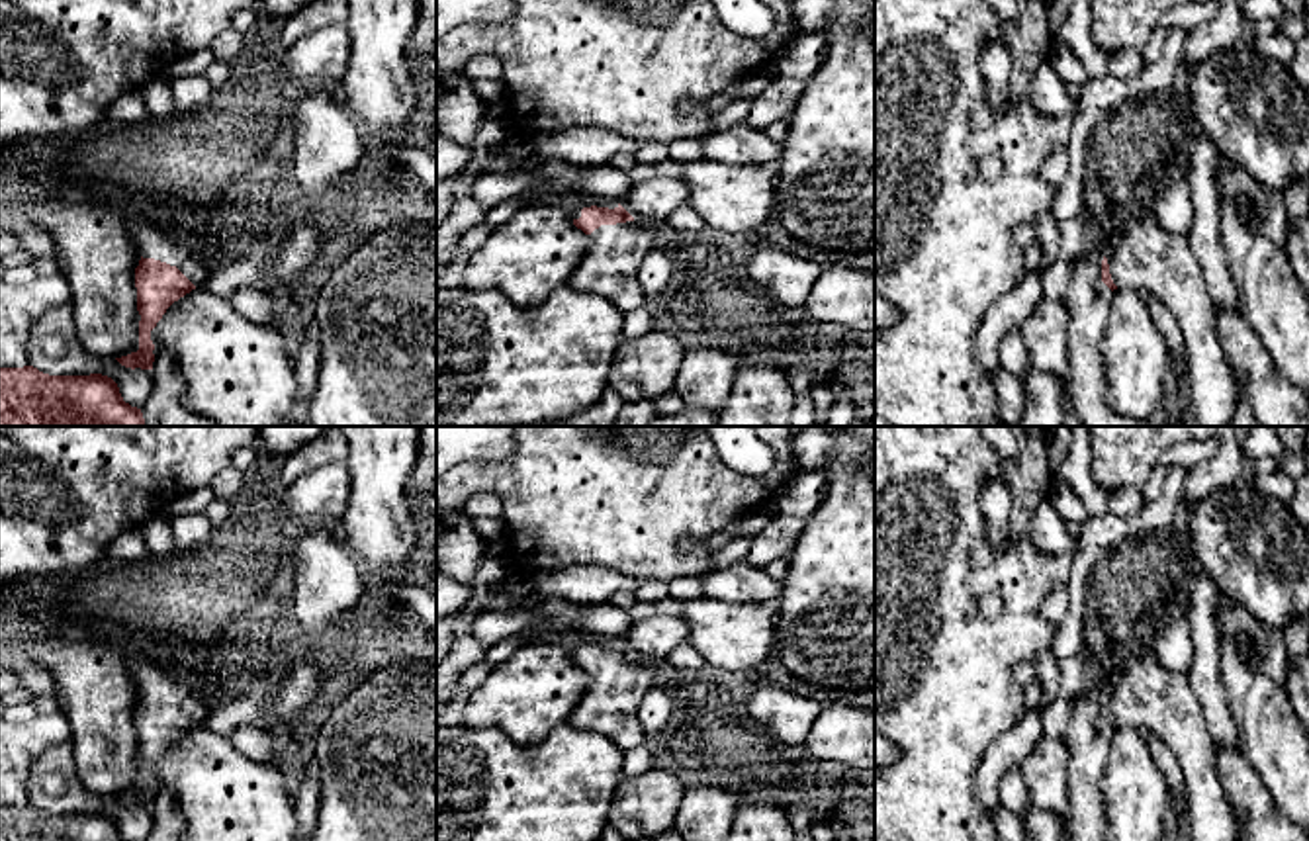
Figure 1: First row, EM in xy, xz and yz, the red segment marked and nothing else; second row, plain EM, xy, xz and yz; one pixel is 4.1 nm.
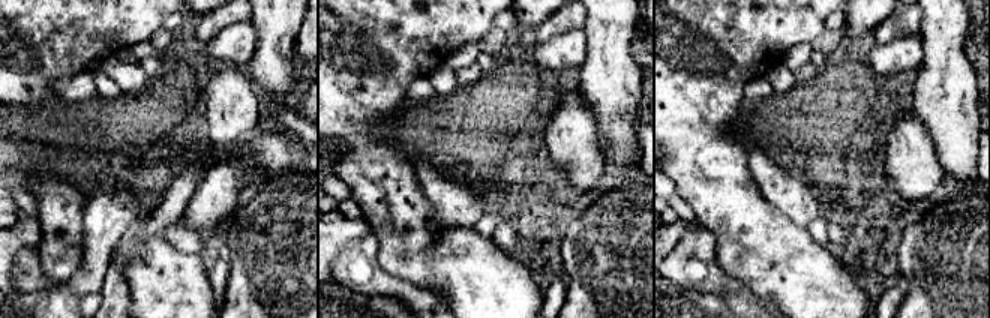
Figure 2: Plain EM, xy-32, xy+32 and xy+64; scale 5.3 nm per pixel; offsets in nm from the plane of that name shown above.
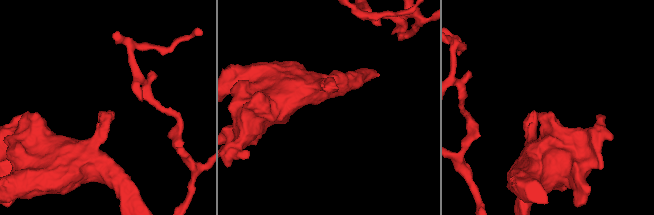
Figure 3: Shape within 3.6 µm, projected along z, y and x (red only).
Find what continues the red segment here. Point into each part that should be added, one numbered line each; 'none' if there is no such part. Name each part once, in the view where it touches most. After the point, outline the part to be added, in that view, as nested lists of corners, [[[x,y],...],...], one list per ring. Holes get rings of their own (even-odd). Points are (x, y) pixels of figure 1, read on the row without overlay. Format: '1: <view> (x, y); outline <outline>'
1: xy (196, 701); outline [[[137,657],[133,681],[143,696],[176,704],[196,726],[203,724],[217,706],[209,686],[200,685],[186,671],[157,667],[145,657]]]

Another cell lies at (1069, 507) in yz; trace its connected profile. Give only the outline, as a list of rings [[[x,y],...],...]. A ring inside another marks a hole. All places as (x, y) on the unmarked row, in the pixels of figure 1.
[[[1053,479],[1049,489],[1049,501],[1053,503],[1059,516],[1066,524],[1082,526],[1090,516],[1082,501],[1074,495],[1074,491],[1062,479]]]

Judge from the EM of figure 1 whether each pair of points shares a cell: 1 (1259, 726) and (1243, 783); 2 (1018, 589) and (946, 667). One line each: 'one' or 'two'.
1: two
2: one

